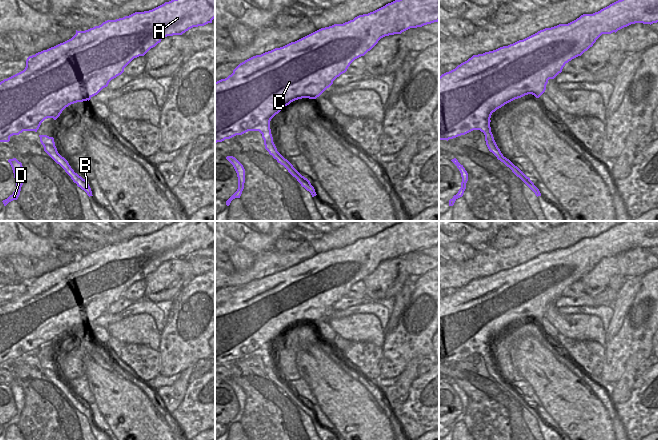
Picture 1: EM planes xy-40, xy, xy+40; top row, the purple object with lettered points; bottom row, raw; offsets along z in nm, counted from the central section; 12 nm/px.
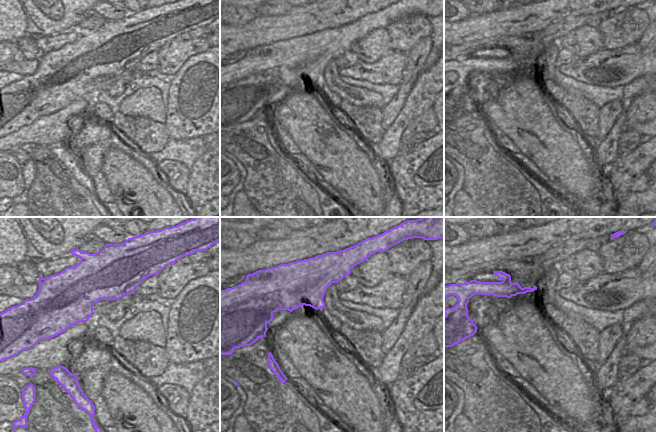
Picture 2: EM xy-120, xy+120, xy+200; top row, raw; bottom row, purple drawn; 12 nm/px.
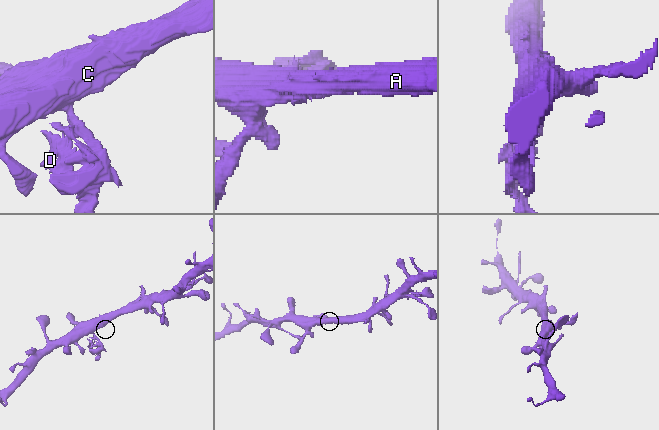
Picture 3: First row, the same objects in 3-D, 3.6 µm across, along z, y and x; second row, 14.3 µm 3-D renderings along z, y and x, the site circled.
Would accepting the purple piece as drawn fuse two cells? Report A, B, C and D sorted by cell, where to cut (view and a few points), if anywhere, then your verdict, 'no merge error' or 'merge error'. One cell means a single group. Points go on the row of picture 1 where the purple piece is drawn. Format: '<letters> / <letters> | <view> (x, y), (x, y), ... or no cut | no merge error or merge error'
A C / B D | xy-40 (54, 143), (42, 144) | merge error

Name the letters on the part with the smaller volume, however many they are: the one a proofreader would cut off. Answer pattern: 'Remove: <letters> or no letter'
Remove: B, D

